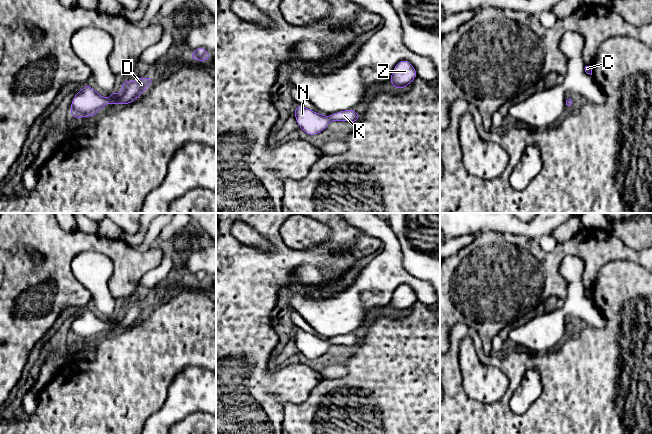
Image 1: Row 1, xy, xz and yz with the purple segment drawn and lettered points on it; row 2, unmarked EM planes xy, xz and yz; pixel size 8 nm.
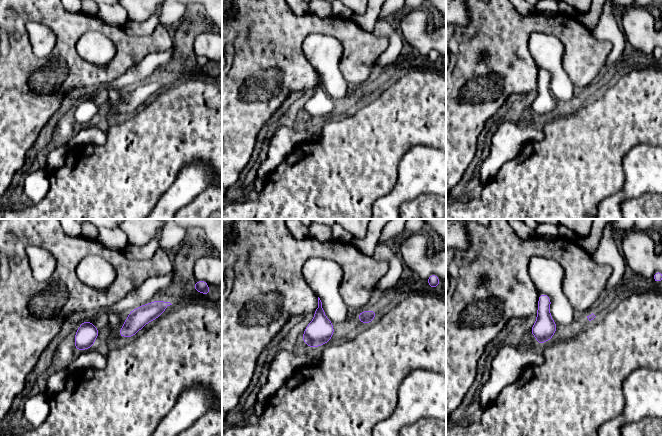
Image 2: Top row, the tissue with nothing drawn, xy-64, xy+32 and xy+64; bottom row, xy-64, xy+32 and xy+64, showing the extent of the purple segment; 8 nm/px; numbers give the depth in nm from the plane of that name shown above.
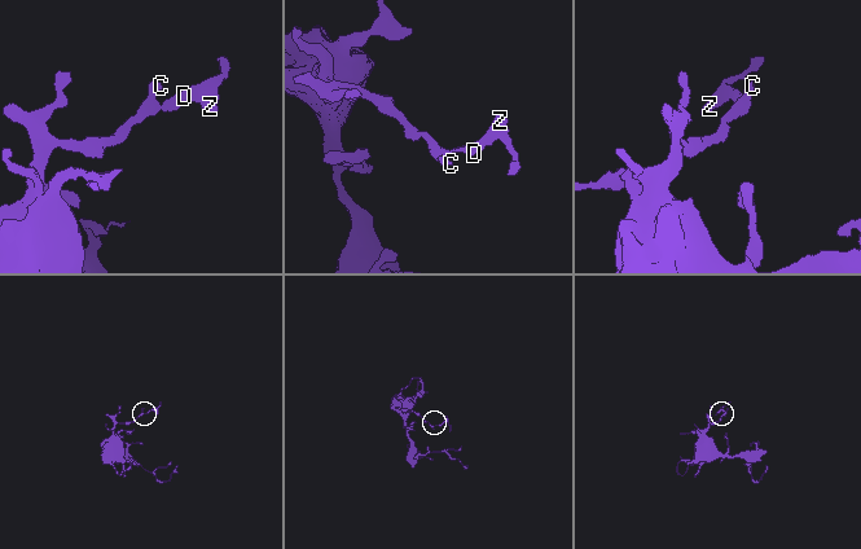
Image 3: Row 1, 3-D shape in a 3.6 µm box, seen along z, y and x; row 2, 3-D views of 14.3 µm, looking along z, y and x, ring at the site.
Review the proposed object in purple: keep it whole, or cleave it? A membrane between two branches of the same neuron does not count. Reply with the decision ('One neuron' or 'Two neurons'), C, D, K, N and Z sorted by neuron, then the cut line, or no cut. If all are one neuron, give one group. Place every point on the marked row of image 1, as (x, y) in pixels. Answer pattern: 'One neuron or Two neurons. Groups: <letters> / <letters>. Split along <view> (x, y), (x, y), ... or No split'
One neuron. Groups: C D K N Z. No split

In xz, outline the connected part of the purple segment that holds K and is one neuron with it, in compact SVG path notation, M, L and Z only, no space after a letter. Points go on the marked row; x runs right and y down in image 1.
M297 105L295 108L295 118L302 129L308 135L316 135L323 130L327 129L330 121L349 121L357 122L360 114L355 112L354 109L330 114L328 117L316 113L302 105Z

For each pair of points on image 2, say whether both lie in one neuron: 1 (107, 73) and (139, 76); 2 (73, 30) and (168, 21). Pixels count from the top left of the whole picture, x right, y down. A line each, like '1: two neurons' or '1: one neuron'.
1: two neurons
2: two neurons

